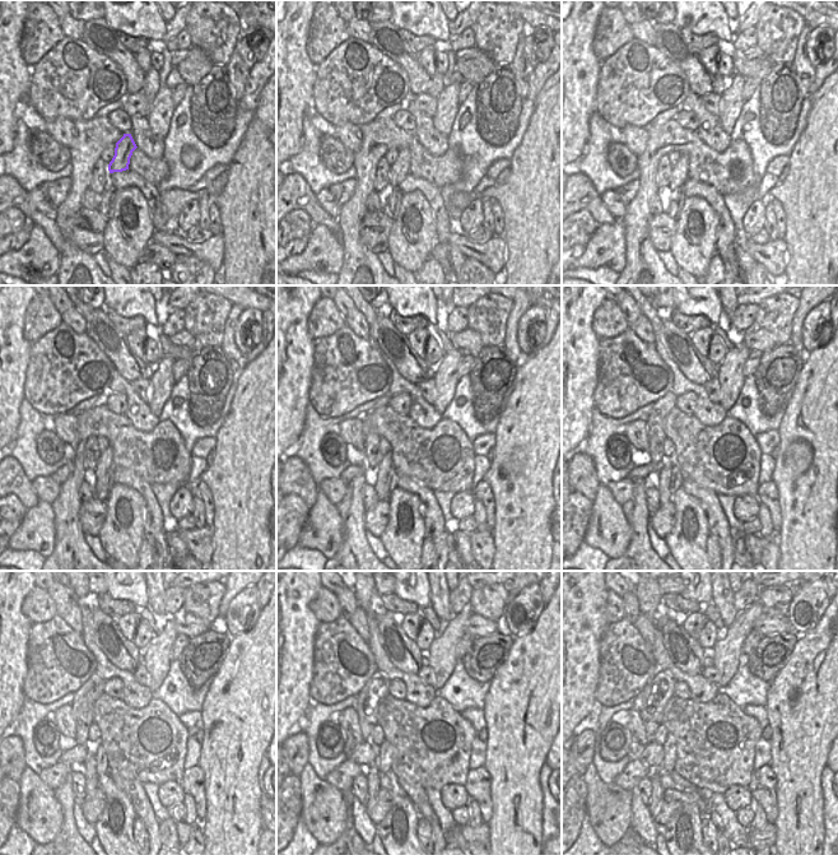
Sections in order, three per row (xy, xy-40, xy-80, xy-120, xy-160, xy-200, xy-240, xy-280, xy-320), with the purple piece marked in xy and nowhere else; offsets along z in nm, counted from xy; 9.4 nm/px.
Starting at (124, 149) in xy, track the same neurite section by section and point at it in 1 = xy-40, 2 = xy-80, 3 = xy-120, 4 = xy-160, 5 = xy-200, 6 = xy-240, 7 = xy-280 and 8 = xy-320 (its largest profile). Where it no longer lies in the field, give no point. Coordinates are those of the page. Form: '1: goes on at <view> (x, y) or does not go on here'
1: goes on at xy-40 (399, 170)
2: goes on at xy-80 (680, 170)
3: goes on at xy-120 (106, 461)
4: goes on at xy-160 (381, 472)
5: goes on at xy-200 (665, 468)
6: goes on at xy-240 (91, 776)
7: goes on at xy-280 (372, 772)
8: goes on at xy-320 (657, 790)

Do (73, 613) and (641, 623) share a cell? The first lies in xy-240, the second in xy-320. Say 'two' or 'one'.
one

